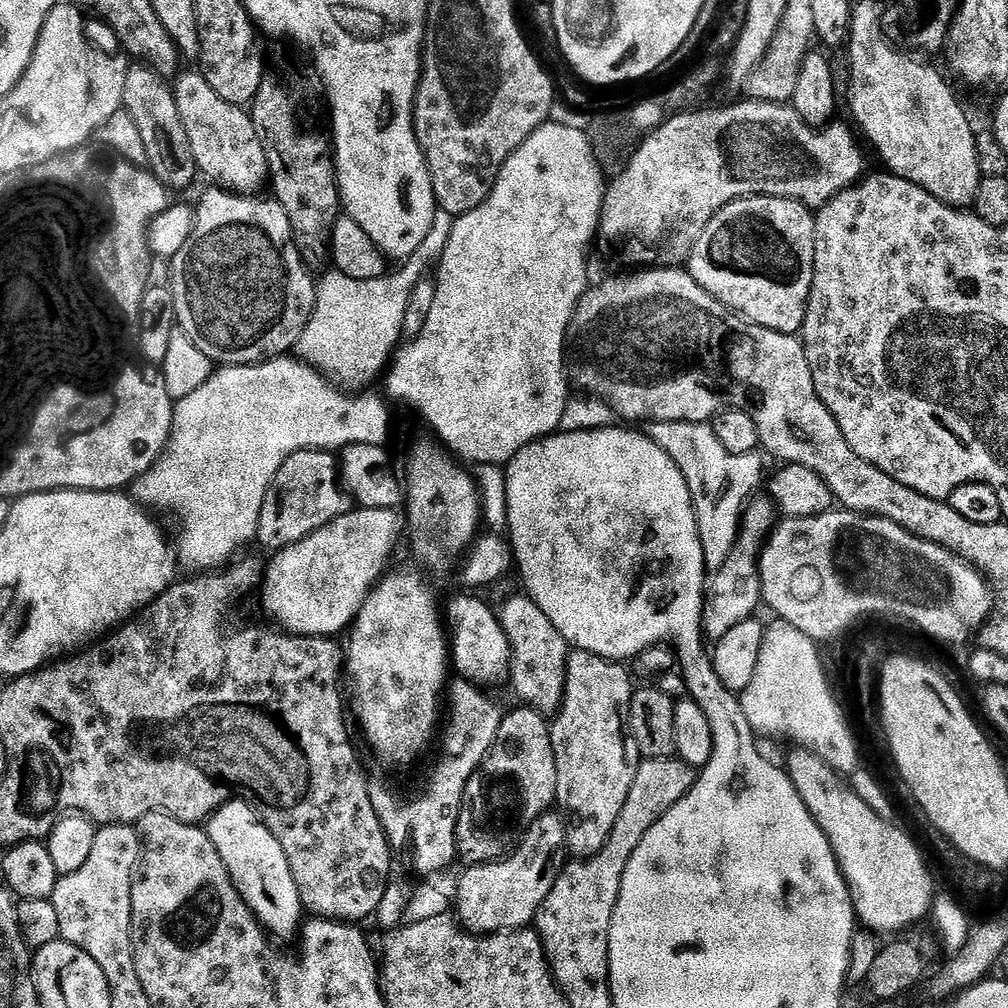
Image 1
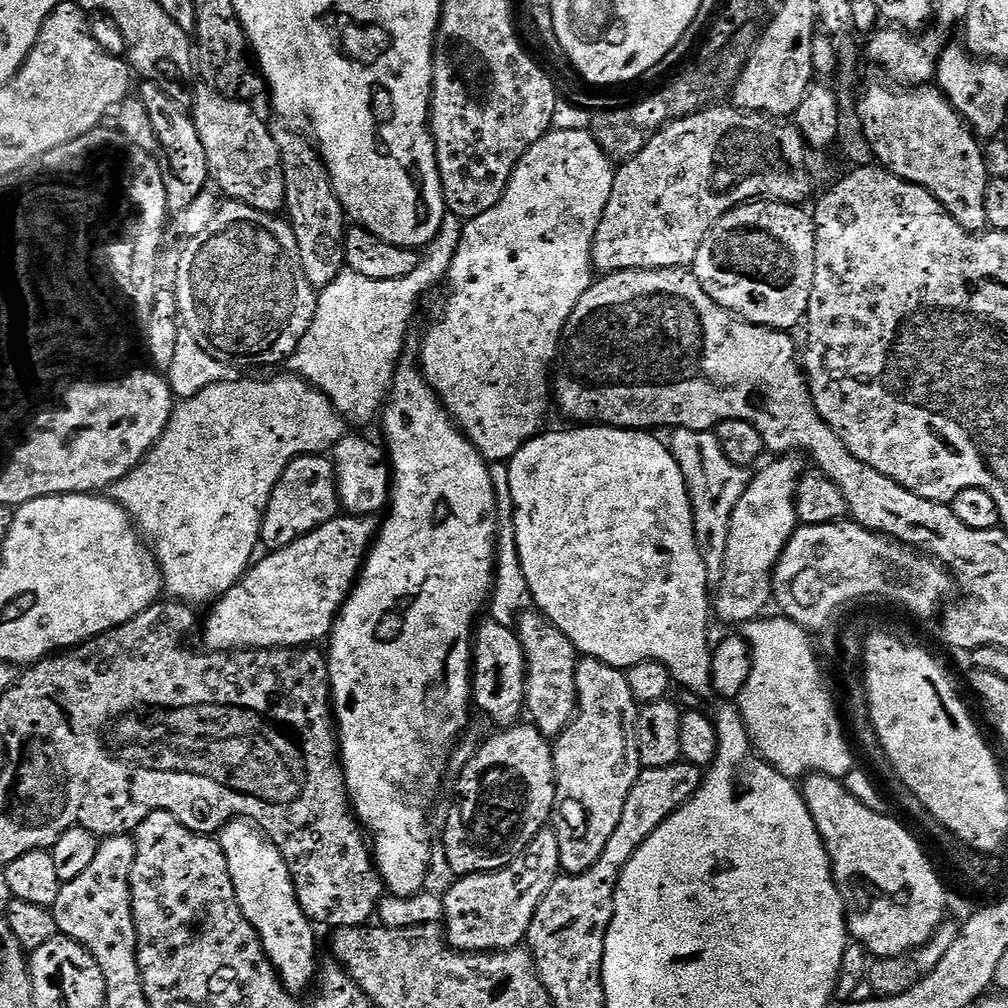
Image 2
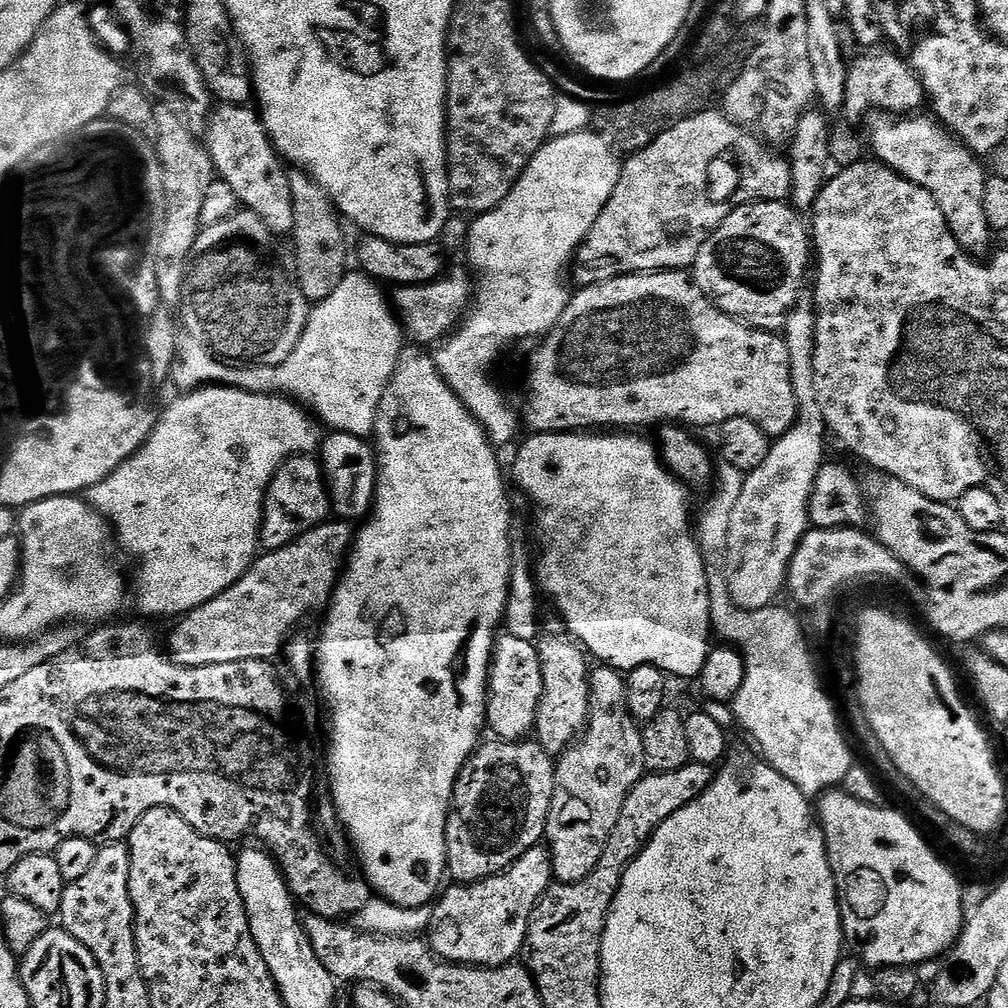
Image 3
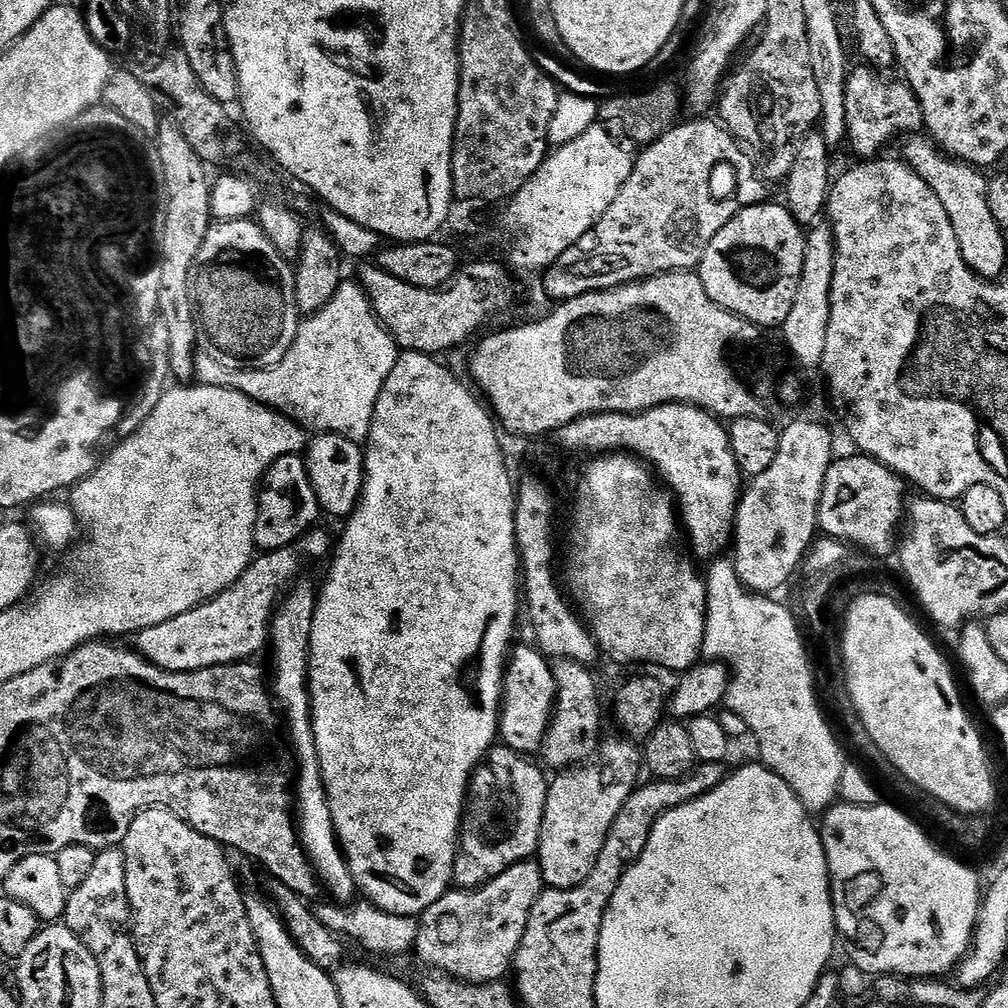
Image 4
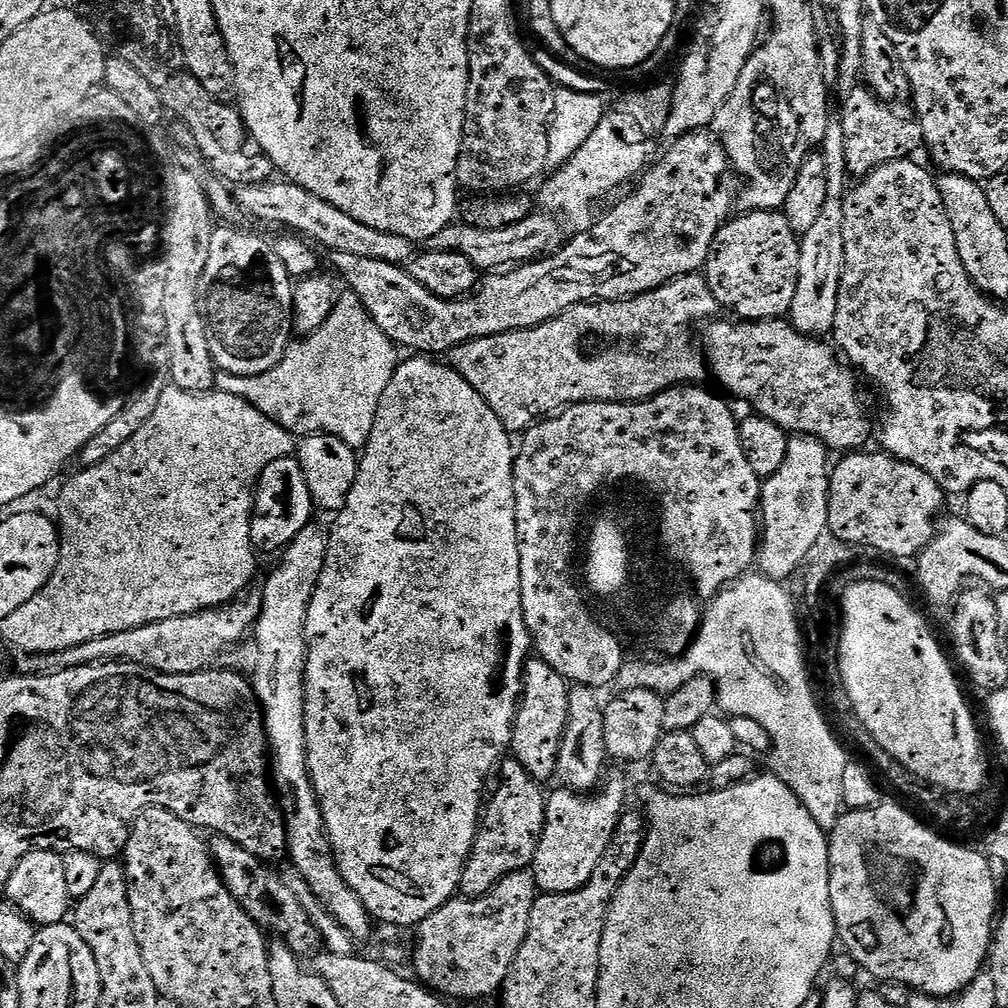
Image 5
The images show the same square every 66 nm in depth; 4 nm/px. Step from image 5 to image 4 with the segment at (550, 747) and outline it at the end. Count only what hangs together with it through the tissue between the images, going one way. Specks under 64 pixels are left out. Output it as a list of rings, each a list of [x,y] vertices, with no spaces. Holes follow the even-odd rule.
[[[517,647],[506,665],[498,733],[503,747],[529,758],[535,757],[543,749],[544,739],[556,709],[556,674],[553,665],[539,647],[531,647]]]

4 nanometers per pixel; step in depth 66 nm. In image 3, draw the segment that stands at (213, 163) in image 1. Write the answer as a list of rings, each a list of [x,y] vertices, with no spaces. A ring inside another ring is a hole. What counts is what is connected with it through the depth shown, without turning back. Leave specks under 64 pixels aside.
[[[220,104],[208,118],[206,147],[219,179],[230,186],[237,201],[254,213],[278,238],[289,235],[294,226],[294,202],[288,181],[289,169],[272,144],[264,122],[251,107]]]

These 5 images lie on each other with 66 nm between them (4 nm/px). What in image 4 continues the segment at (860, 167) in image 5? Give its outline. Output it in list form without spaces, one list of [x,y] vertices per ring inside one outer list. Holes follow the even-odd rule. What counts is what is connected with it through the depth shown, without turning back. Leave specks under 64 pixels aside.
[[[867,66],[853,67],[848,73],[846,82],[846,137],[847,147],[852,147],[852,152],[856,158],[876,158],[891,140],[896,140],[899,136],[912,138],[925,131],[924,115],[922,106],[918,98],[912,92],[912,88],[903,79],[887,80],[887,75],[881,74],[875,68]]]

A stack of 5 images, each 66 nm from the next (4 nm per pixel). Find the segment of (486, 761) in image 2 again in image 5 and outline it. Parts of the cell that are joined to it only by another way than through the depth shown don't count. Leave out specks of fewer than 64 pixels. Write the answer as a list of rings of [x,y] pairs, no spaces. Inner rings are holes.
[[[508,758],[501,763],[498,769],[500,785],[496,793],[489,795],[486,807],[482,812],[480,831],[476,833],[476,841],[472,844],[472,852],[468,855],[468,861],[464,863],[464,873],[460,876],[459,895],[466,900],[477,900],[486,895],[502,878],[506,878],[515,872],[523,872],[531,869],[534,854],[538,854],[538,842],[542,838],[544,829],[544,806],[546,792],[543,792],[541,781],[535,780],[515,758]]]

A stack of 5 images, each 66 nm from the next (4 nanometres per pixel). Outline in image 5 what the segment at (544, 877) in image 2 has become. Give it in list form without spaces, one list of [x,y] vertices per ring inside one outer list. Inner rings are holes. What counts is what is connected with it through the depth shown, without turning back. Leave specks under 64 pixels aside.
[[[531,871],[515,872],[494,886],[482,898],[466,900],[453,898],[443,904],[434,914],[430,914],[420,925],[414,940],[414,951],[410,956],[410,964],[416,967],[415,979],[425,988],[441,997],[453,996],[456,1000],[480,1000],[483,996],[492,996],[503,989],[506,978],[514,966],[514,958],[522,946],[530,926],[530,914],[534,910],[534,902],[538,895],[536,879]]]

